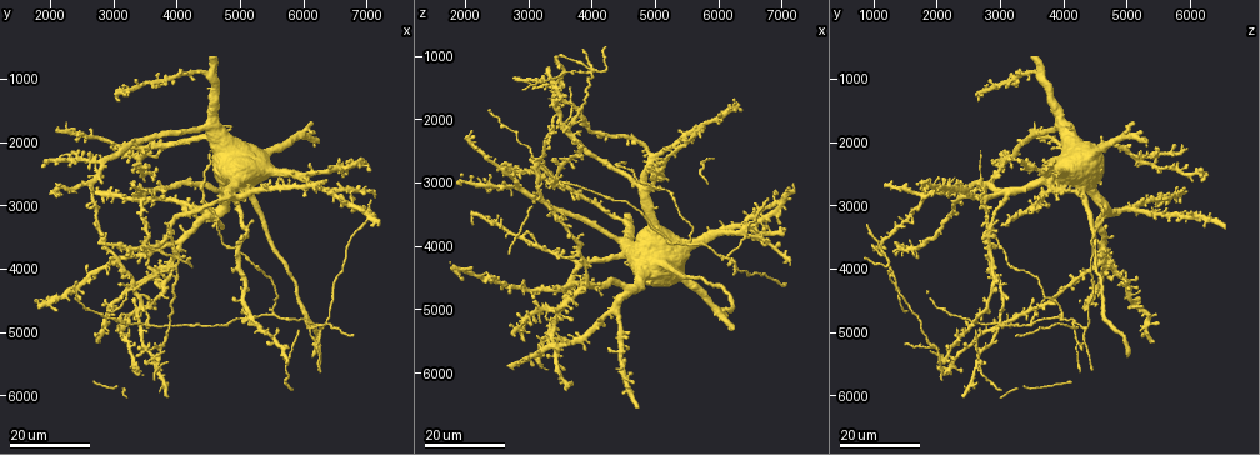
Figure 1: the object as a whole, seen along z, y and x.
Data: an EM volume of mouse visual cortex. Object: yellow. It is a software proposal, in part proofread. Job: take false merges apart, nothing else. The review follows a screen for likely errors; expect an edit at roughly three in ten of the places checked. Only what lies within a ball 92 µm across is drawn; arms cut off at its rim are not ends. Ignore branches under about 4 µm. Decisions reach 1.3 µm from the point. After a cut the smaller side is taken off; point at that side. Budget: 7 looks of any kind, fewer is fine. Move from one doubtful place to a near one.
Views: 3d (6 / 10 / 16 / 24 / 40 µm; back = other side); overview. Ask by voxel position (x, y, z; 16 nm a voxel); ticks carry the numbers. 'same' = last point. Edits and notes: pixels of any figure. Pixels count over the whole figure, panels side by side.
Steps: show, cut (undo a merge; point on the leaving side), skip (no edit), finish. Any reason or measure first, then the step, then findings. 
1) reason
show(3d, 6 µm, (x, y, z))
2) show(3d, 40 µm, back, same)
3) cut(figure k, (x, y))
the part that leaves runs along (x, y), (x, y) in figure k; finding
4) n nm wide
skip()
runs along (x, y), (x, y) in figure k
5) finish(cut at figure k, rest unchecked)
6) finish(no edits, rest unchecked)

two arms at a narrow angle
show(3d, 16 µm, (2750, 4650, 2150))

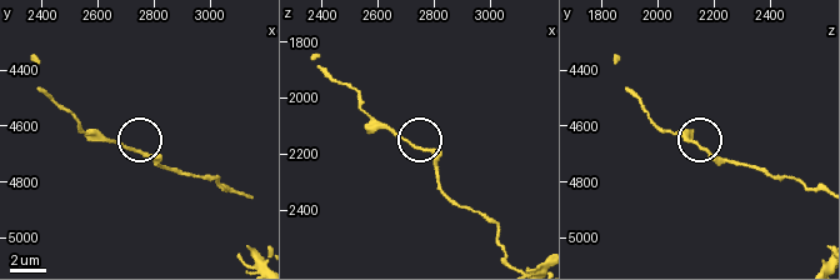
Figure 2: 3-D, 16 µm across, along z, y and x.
zoom in
show(3d, 6 µm, (2760, 4700, 2190))

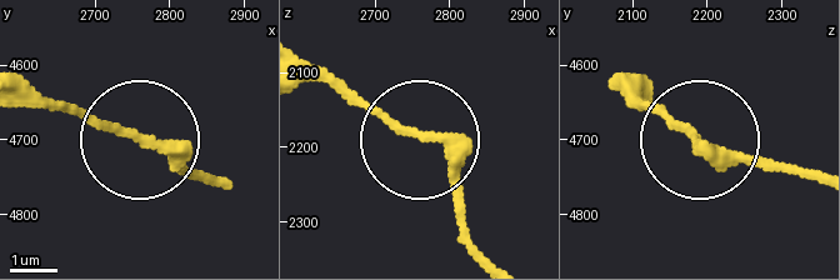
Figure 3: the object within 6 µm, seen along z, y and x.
190 nm wide
skip()
runs along (484, 256), (448, 149), (400, 133), (309, 69) in figure 3; continuous, no second neuron

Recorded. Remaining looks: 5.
show(3d, 16 µm, (3600, 5450, 2650))

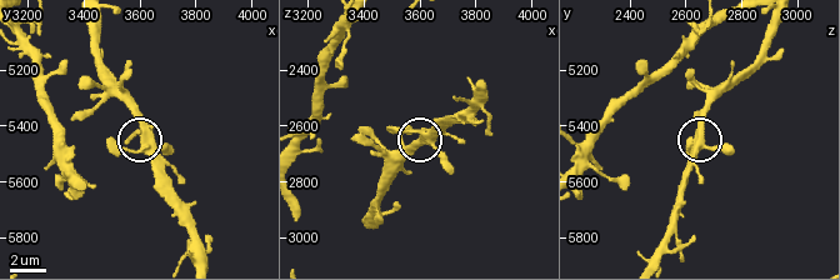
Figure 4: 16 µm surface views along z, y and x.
closer look
show(3d, 10 µm, (3600, 5490, 2630))

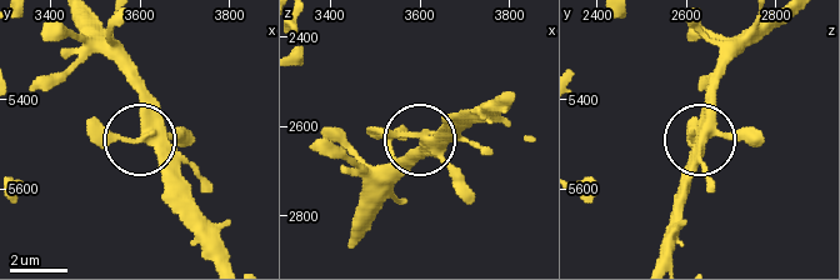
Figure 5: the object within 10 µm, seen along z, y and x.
show(3d, 10 µm, back, (3610, 5485, 2625))

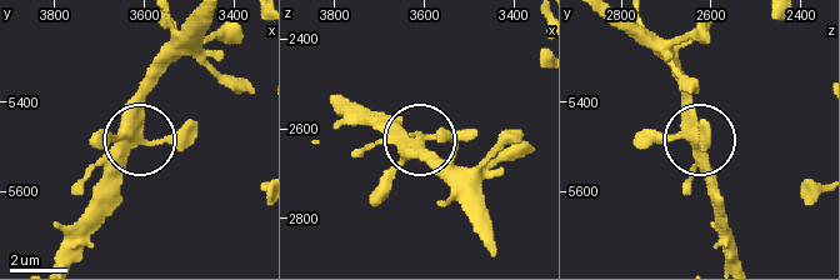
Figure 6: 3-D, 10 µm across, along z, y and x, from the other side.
300 nm wide
skip()
runs along (203, 24), (150, 81), (140, 138), (98, 186) in figure 6; continuous, no second neuron

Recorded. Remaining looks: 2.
side arm on a straight run
show(3d, 16 µm, (5500, 4700, 4000))

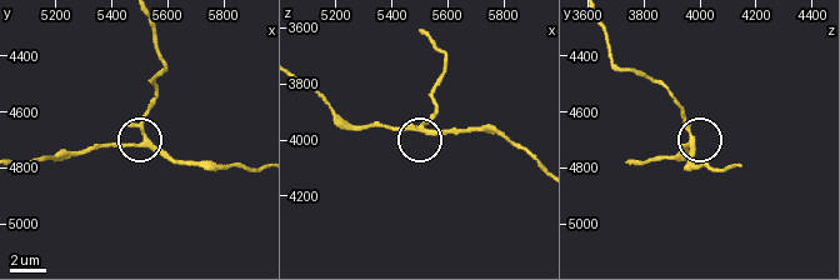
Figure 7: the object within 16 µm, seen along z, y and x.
show(3d, 10 µm, (5520, 4700, 3980))

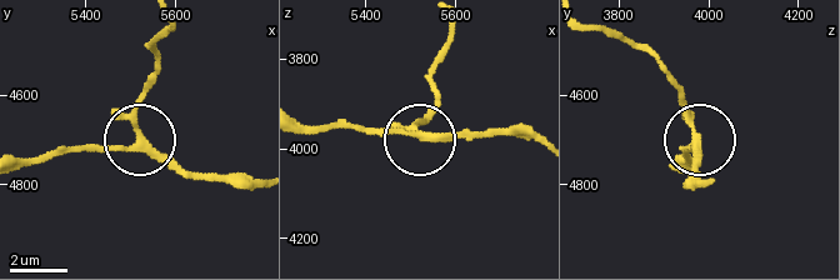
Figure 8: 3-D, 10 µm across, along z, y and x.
3 arms
skip()
runs along (24, 160), (146, 141), (194, 174) in figure 8; one neuron here

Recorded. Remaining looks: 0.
finish(no edits, rest unchecked)

